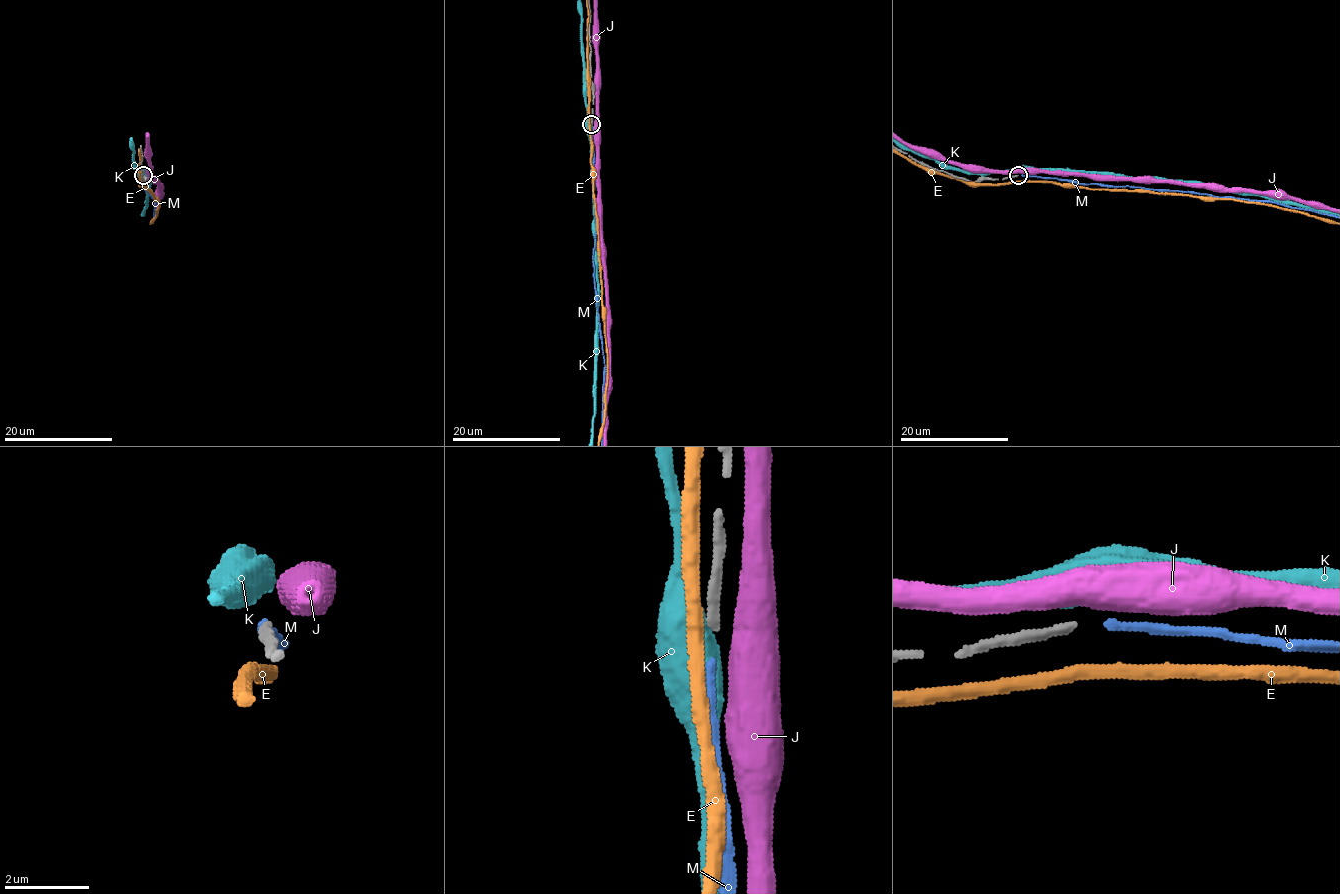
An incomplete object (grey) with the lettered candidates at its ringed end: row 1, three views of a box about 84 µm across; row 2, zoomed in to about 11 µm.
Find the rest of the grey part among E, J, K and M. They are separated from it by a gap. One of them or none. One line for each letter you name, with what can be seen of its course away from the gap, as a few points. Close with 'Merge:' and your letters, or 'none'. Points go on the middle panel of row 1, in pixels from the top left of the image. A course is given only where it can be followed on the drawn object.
M: course (592, 127), (596, 215), (593, 281), (604, 359)
Merge: M

